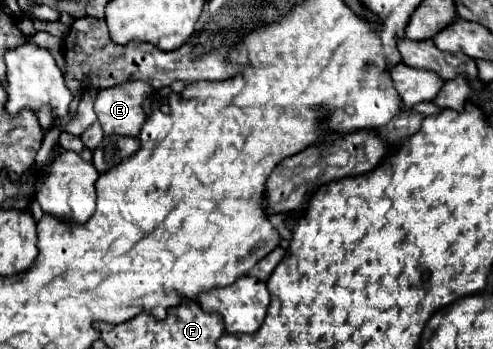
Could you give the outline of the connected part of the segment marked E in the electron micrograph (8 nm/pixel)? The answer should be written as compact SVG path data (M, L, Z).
M148 82L120 84L120 88L102 90L94 102L94 110L104 134L138 136L142 124L146 122L142 104L152 94L154 88Z

